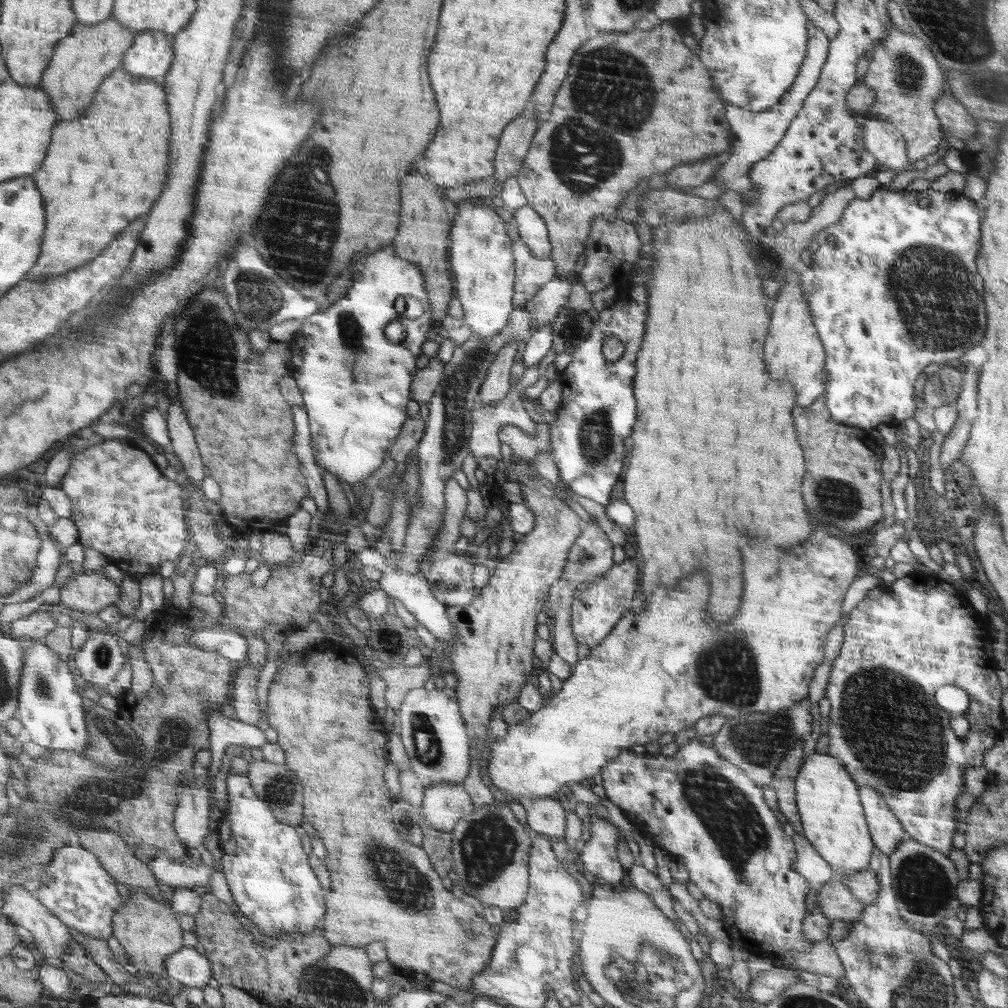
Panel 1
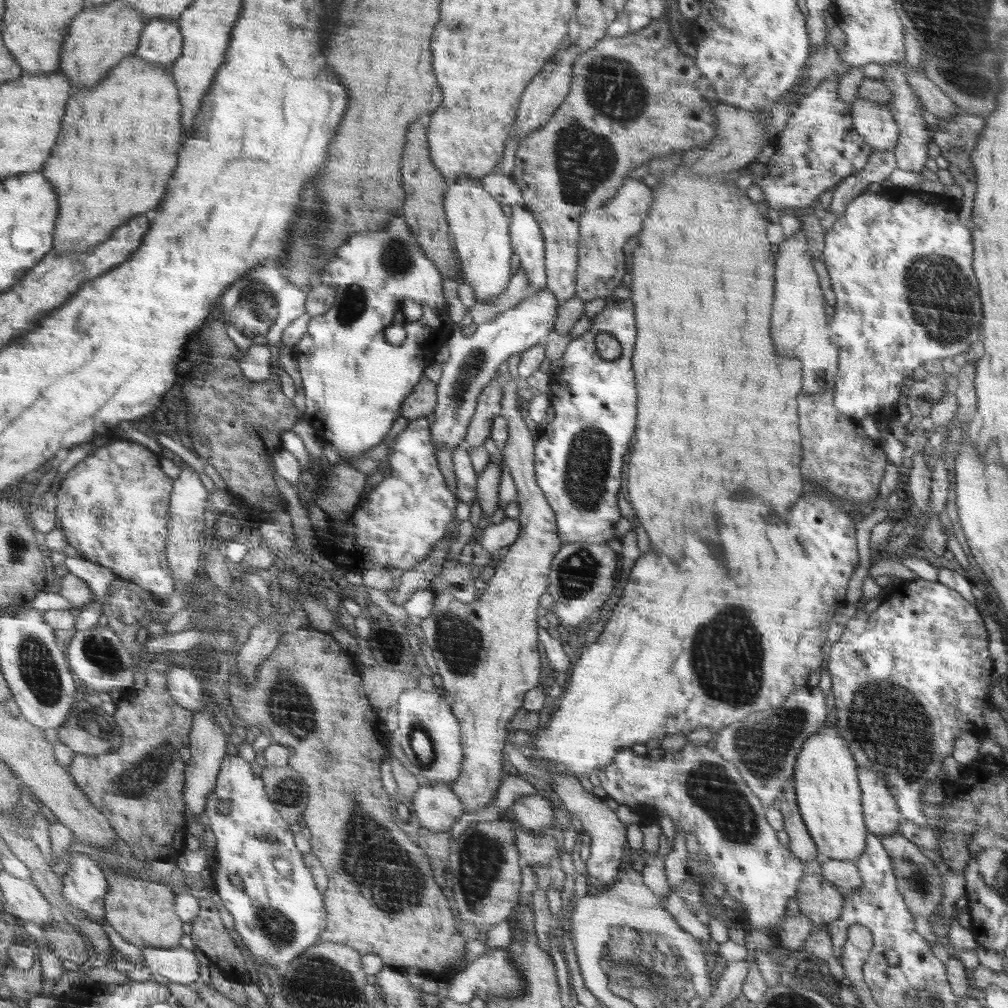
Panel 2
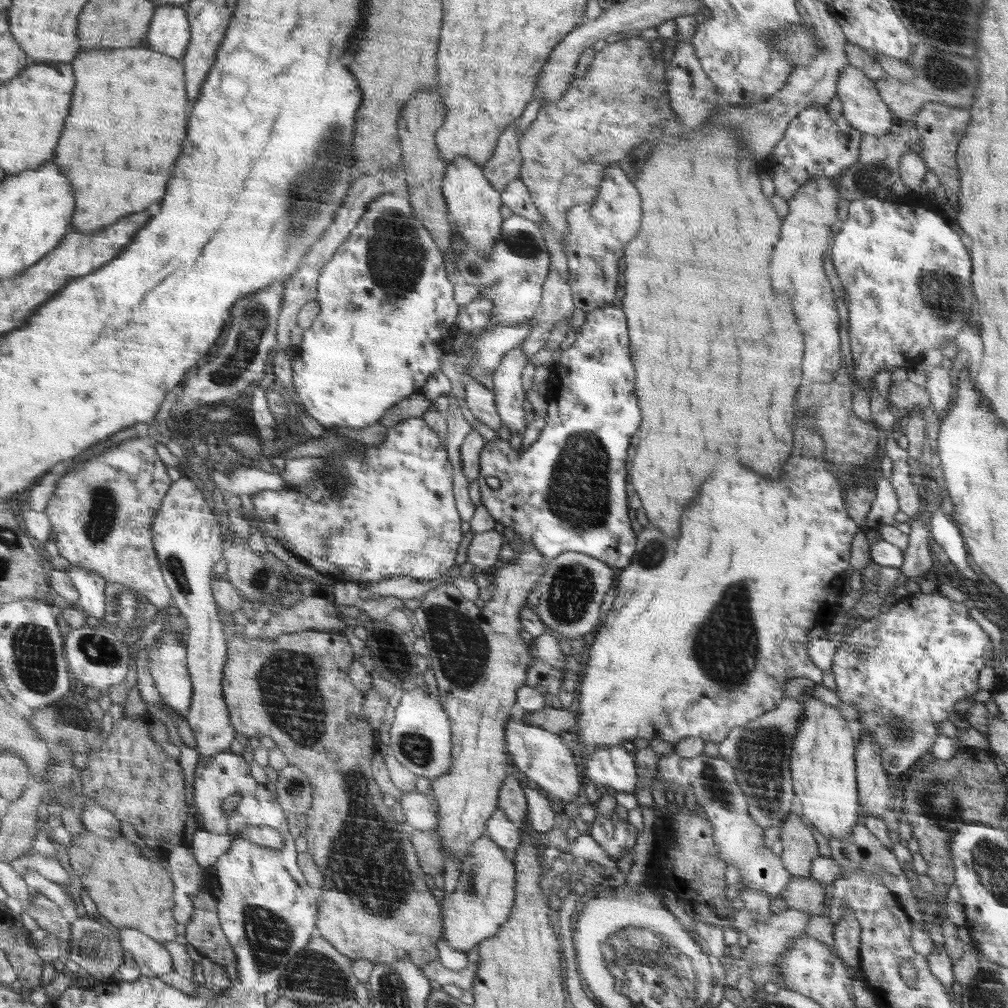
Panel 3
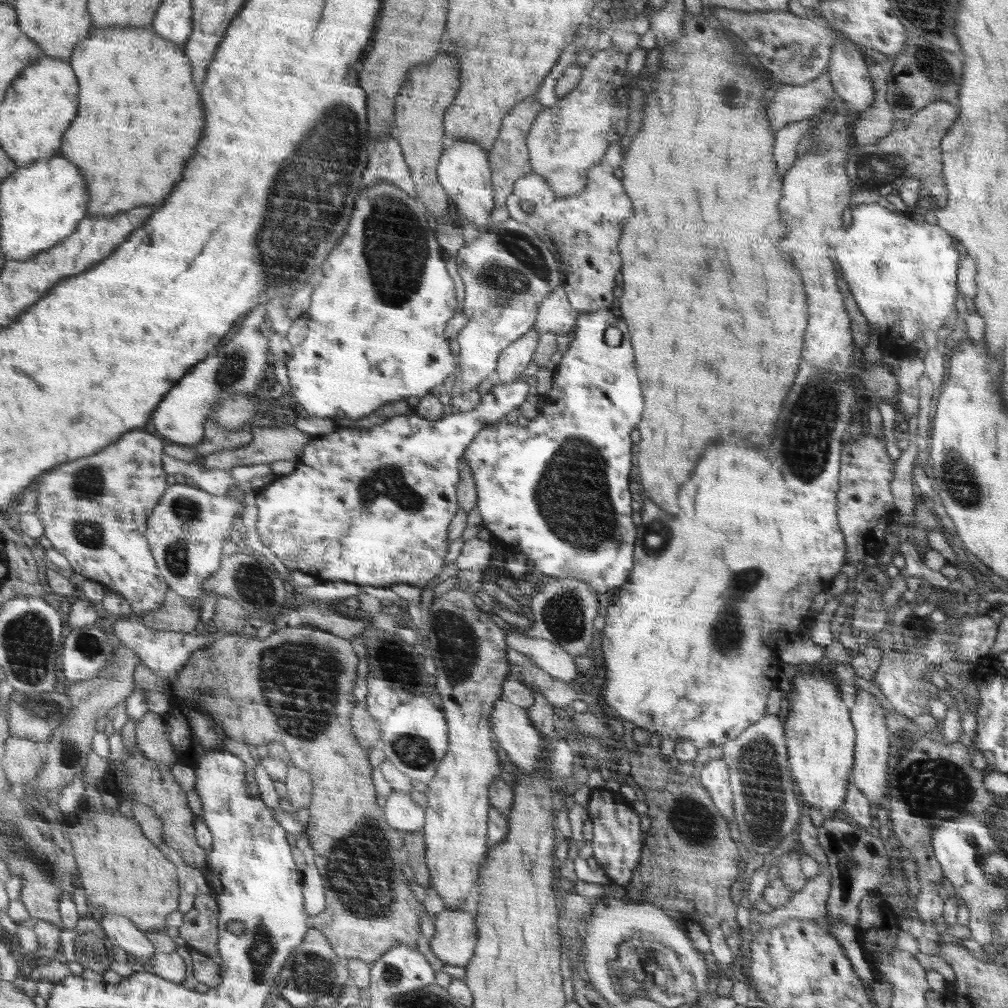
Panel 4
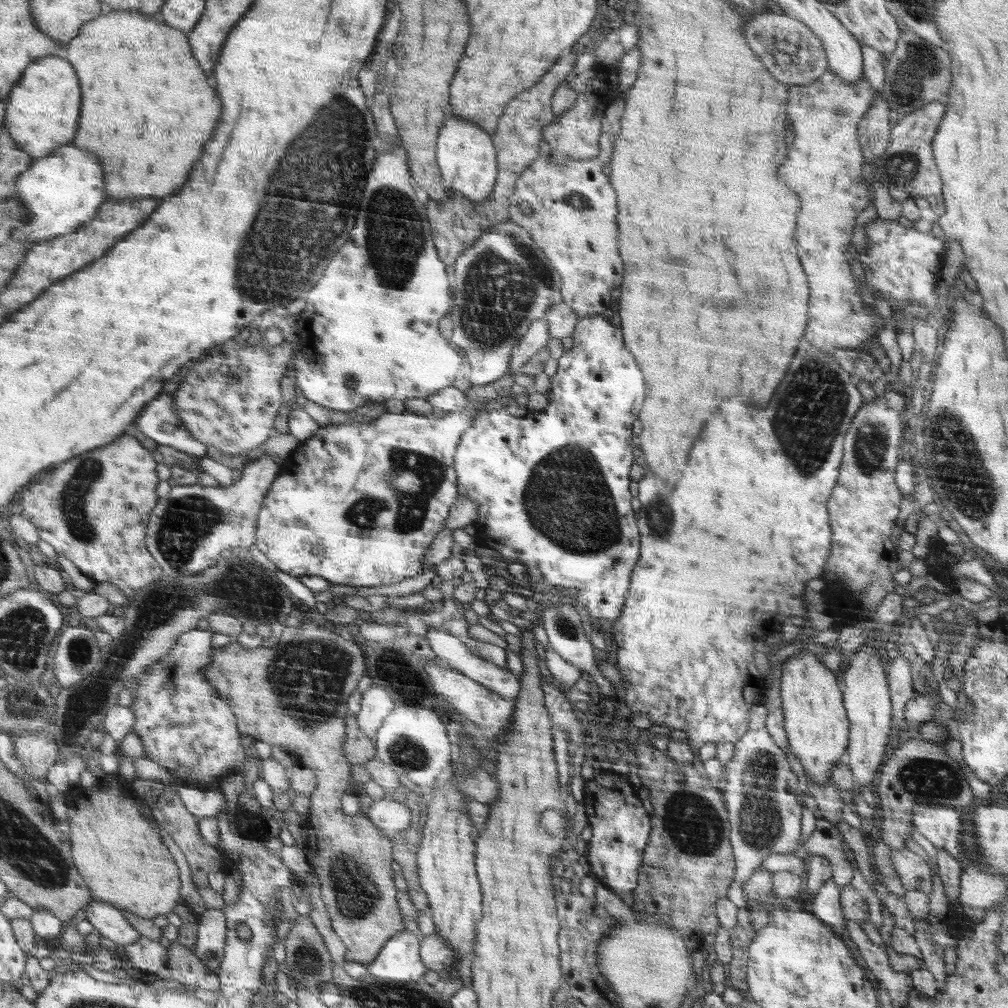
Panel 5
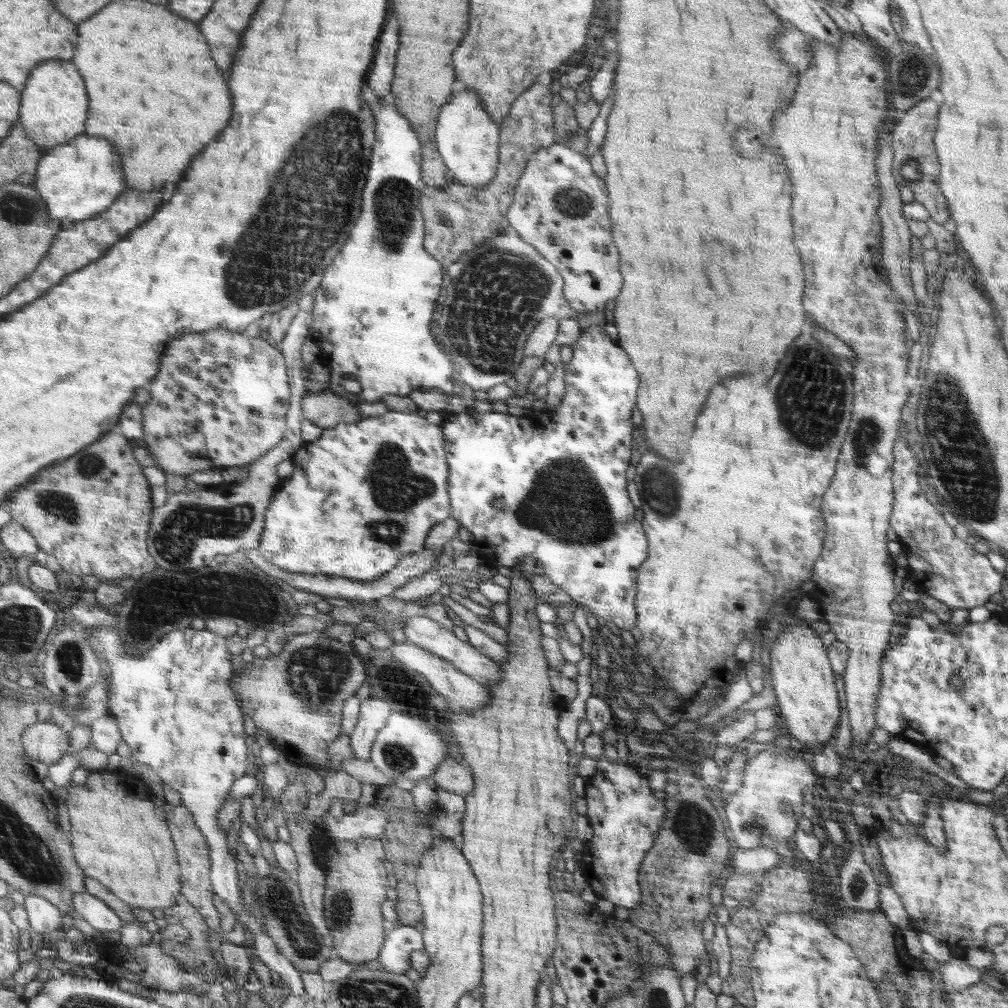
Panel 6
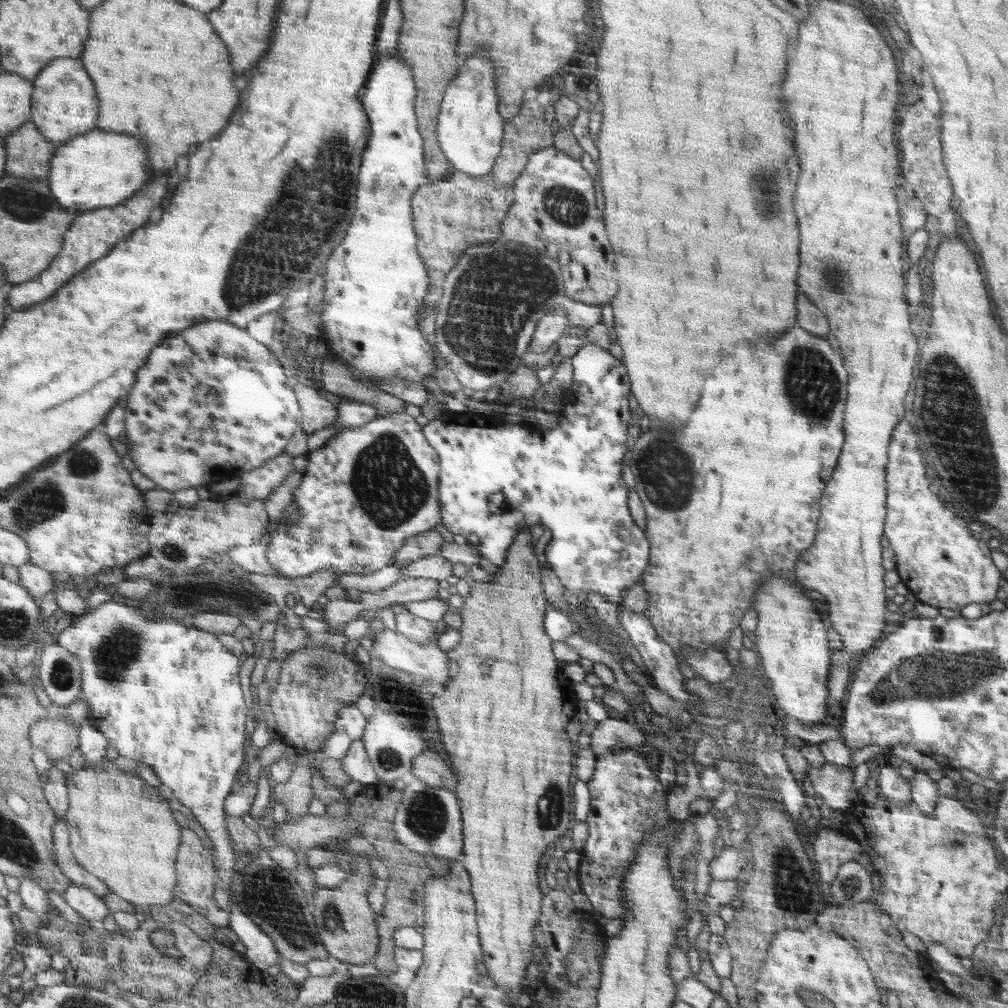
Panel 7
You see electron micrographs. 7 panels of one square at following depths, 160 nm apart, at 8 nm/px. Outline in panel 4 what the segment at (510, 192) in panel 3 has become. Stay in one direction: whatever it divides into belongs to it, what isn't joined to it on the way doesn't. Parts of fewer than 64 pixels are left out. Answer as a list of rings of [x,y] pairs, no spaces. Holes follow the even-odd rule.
[[[620,142],[612,143],[603,155],[600,163],[591,166],[587,186],[579,193],[556,197],[542,175],[530,172],[519,178],[520,182],[515,182],[516,194],[507,198],[511,218],[527,223],[554,252],[565,278],[563,287],[567,299],[580,314],[606,310],[614,302],[612,290],[616,288],[616,274],[623,266],[618,254],[618,240],[634,210],[634,203],[614,175],[614,170],[623,163]],[[528,202],[532,202],[532,206]],[[522,206],[528,208],[528,212],[522,210]]]

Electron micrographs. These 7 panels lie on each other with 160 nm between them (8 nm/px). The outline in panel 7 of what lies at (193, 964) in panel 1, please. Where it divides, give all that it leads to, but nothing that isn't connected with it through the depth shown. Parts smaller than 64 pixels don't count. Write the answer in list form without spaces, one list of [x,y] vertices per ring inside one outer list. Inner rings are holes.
[[[74,884],[63,897],[74,911],[89,922],[102,922],[112,914],[105,899],[88,888]]]

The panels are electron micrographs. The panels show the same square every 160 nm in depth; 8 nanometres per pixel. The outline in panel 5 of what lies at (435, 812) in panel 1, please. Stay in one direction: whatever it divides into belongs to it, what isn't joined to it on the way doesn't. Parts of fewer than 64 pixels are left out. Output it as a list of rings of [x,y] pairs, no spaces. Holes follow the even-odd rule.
[[[385,796],[378,802],[374,801],[367,808],[367,817],[382,832],[389,834],[404,830],[411,823],[410,809],[390,796]]]

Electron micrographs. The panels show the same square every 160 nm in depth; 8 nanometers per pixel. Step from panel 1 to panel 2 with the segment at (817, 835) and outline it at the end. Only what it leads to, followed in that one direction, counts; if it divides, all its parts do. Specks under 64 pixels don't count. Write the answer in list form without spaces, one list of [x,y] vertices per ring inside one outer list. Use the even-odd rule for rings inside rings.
[[[828,724],[822,725],[818,733],[804,741],[795,764],[797,805],[821,859],[854,861],[867,849],[863,804],[860,804],[860,788],[856,780],[859,770],[854,759],[848,742],[839,730]]]

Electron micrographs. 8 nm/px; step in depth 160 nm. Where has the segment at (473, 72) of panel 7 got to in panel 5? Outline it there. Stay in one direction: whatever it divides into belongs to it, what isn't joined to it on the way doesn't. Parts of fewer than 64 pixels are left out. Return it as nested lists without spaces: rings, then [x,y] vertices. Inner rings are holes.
[[[448,115],[438,136],[438,156],[444,182],[463,200],[482,202],[492,192],[496,180],[496,146],[492,134],[468,119]]]

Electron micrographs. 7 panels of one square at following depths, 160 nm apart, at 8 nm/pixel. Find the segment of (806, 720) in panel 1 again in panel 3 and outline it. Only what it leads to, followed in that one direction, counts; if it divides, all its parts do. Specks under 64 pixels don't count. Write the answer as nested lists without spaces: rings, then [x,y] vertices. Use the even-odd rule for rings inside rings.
[[[816,684],[800,698],[796,696],[783,697],[775,709],[769,710],[763,716],[755,718],[742,726],[736,726],[727,738],[719,742],[718,757],[726,759],[735,769],[735,778],[747,799],[747,811],[756,824],[762,828],[781,826],[786,814],[790,812],[790,804],[794,800],[794,782],[790,778],[790,754],[794,748],[794,738],[803,731],[803,710],[806,699],[820,699],[832,705],[840,704],[836,691],[828,689],[823,684]]]

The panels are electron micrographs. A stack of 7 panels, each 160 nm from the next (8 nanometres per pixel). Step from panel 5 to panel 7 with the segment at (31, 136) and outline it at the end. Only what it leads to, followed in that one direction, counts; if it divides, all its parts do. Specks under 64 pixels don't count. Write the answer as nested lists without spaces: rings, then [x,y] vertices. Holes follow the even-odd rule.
[[[59,58],[35,80],[33,120],[54,143],[63,145],[73,138],[96,130],[100,122],[100,98],[83,58]]]

